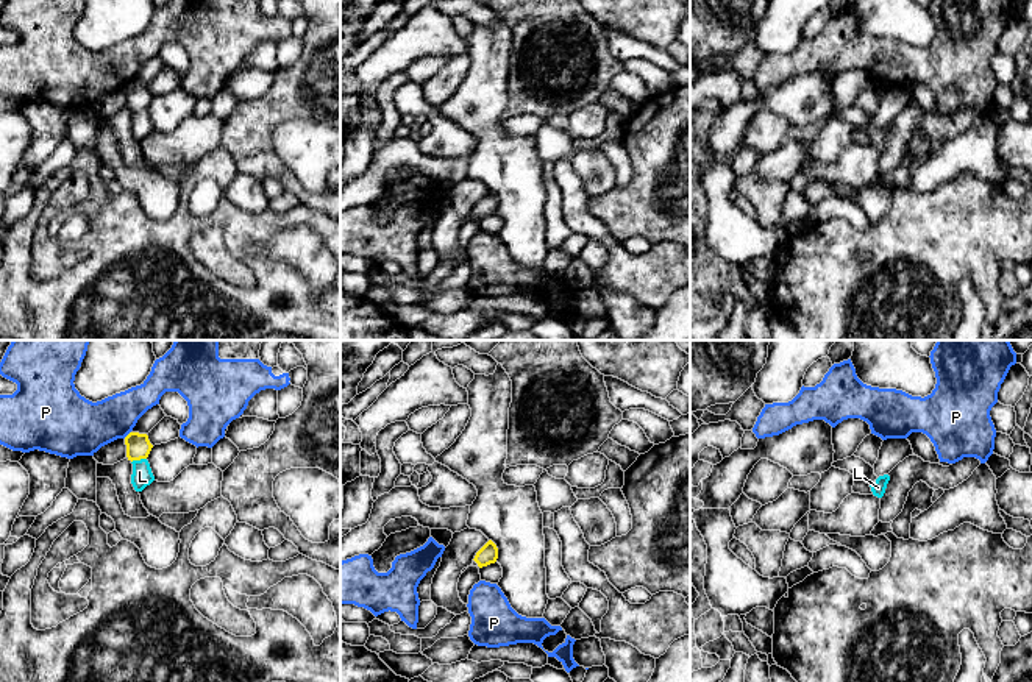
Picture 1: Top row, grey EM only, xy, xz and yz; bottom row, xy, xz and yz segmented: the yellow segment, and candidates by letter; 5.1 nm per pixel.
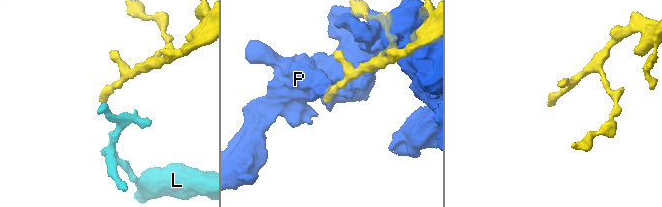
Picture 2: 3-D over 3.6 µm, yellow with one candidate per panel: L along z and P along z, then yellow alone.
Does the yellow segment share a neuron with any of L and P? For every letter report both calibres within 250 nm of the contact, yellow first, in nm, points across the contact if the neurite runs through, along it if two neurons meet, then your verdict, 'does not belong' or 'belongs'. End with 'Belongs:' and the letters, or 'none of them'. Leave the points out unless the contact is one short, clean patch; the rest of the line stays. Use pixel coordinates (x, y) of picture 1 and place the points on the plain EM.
L: calibres 130 and 110 nm; does not belong
P: calibres 130 and 280 nm; does not belong
Belongs: none of them

